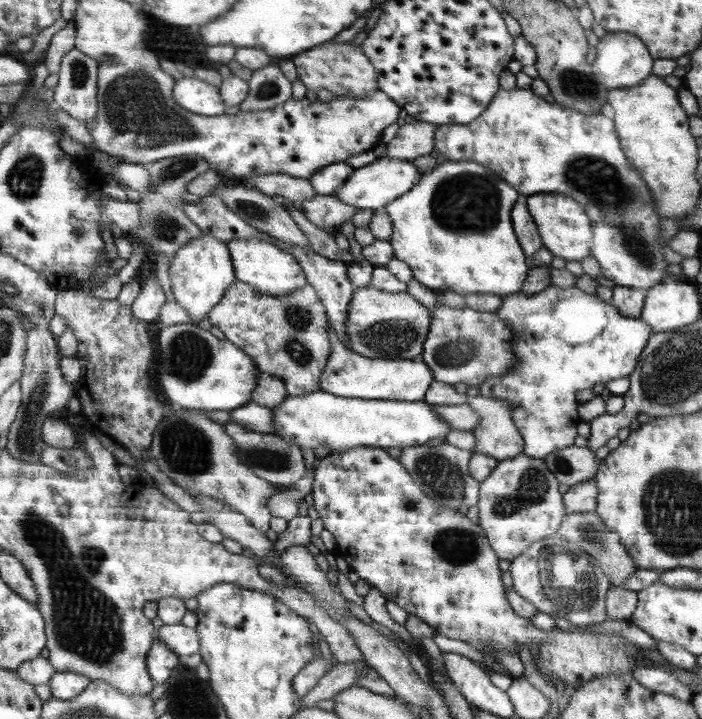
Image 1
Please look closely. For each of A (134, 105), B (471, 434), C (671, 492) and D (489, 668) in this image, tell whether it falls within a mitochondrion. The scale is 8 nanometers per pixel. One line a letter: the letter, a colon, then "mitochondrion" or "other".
A: mitochondrion
B: other
C: mitochondrion
D: other

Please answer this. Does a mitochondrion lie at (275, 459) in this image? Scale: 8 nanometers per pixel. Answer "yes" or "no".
yes

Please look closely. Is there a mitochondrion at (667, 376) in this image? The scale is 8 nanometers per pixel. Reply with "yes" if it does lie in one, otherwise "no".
yes

